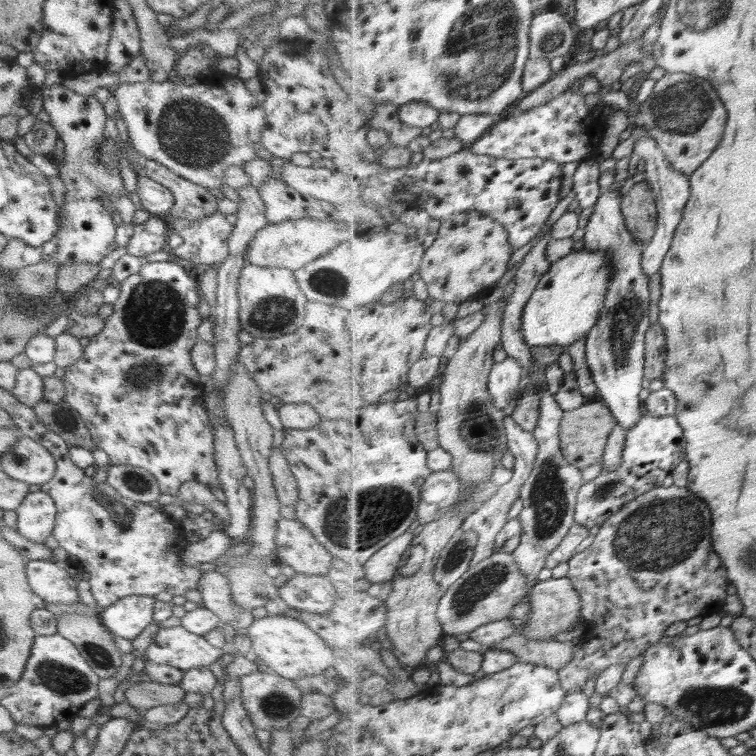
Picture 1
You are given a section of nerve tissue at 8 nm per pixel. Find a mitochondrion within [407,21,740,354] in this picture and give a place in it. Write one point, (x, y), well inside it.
(682, 106)

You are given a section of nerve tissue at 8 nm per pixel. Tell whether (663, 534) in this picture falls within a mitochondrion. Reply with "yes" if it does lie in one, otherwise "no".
yes

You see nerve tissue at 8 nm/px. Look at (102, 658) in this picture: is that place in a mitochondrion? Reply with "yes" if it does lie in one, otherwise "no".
yes

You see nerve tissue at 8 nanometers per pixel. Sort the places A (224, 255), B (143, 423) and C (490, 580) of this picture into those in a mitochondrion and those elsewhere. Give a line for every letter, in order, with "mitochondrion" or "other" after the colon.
A: other
B: other
C: mitochondrion

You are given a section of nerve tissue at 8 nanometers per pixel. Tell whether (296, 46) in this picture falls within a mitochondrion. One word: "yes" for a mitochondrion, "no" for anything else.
no

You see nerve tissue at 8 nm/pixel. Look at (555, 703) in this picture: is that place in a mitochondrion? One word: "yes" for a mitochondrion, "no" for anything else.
no

